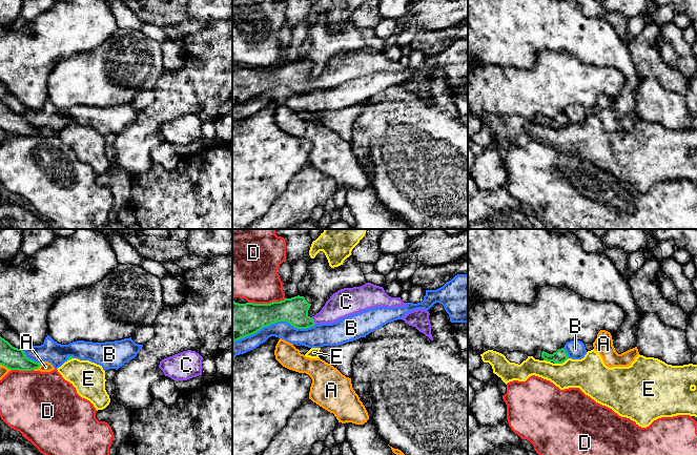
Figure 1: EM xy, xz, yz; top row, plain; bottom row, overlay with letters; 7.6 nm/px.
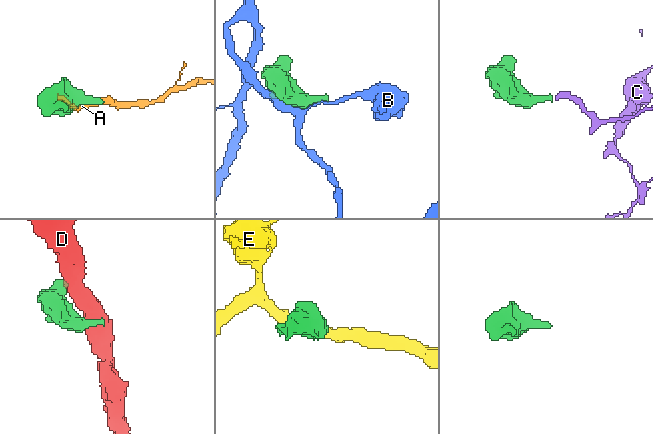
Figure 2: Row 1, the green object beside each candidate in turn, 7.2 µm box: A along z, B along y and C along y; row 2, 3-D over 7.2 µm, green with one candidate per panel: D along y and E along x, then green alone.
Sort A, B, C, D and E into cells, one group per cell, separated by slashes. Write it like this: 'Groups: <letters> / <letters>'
Groups: A D / B / C / E

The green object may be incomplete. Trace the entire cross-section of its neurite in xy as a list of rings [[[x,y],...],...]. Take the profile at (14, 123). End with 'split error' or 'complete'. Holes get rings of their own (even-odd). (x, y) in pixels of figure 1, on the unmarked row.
[[[0,101],[0,129],[9,135],[32,136],[38,133],[41,127],[27,123],[22,113],[13,111]]]; complete

